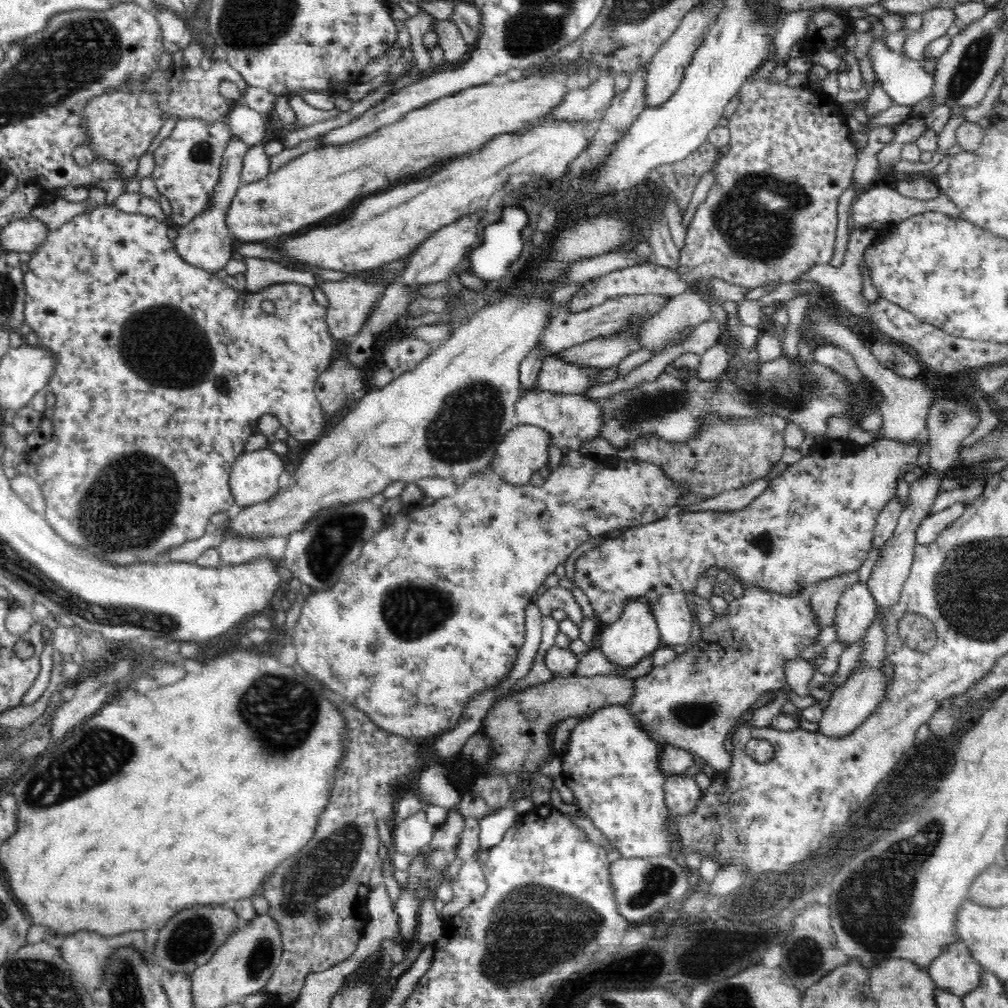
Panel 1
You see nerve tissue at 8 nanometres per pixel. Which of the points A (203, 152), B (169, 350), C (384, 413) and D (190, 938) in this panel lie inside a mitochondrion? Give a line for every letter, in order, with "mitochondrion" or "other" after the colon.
A: mitochondrion
B: mitochondrion
C: other
D: mitochondrion

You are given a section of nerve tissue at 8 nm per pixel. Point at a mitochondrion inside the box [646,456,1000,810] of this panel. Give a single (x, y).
(697, 716)

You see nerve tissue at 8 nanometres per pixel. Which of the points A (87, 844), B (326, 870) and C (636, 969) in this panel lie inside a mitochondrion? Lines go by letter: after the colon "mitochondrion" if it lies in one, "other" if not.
A: other
B: mitochondrion
C: other

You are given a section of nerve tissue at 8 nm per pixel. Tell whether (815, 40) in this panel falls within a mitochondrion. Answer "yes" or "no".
no

